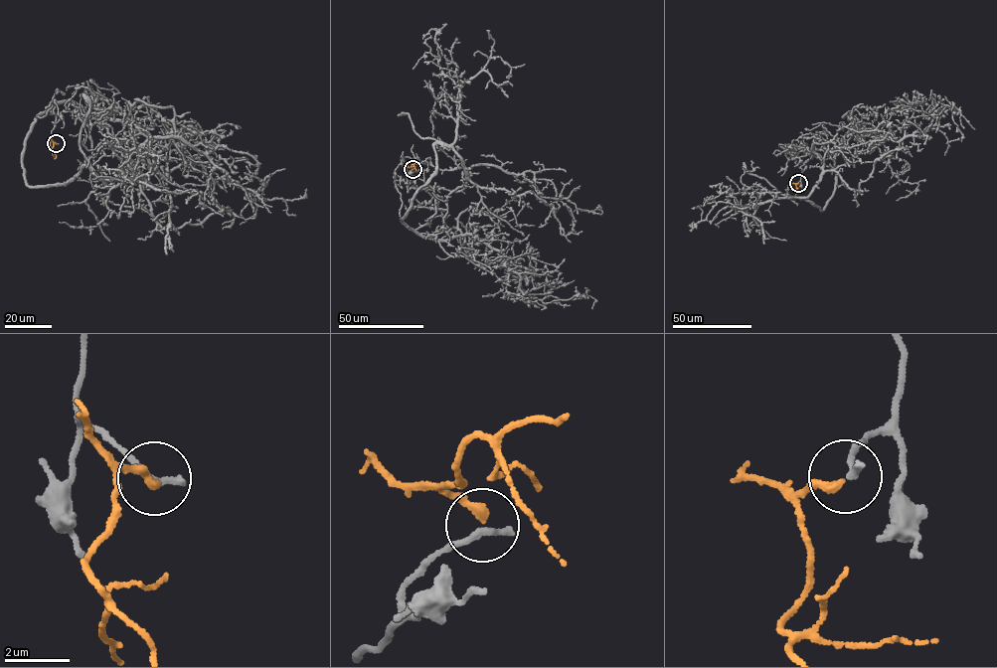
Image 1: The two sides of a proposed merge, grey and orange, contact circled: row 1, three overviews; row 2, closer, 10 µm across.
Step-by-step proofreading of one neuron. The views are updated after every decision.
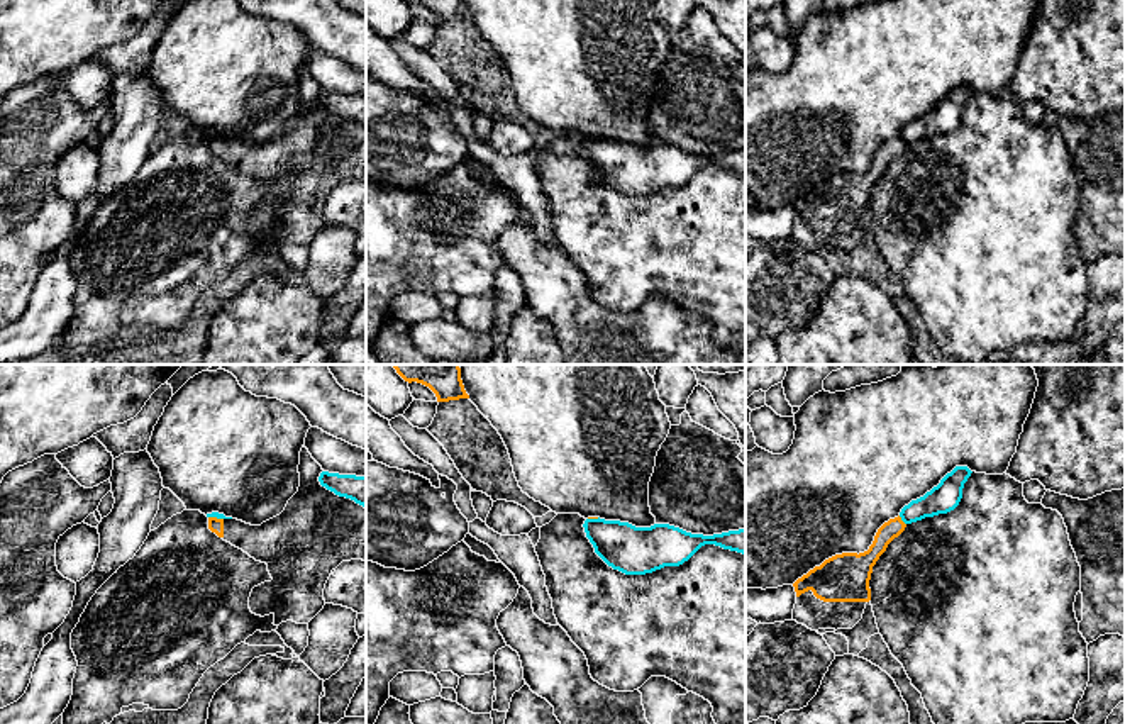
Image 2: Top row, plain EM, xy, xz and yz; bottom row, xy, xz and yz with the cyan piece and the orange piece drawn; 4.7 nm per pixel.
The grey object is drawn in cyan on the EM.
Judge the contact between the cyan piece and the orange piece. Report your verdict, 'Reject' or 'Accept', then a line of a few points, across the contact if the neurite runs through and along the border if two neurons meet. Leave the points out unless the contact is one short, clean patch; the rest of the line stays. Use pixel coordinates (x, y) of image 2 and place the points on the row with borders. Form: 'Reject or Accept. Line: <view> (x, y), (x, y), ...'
Reject. Line: yz (898, 516), (905, 524)

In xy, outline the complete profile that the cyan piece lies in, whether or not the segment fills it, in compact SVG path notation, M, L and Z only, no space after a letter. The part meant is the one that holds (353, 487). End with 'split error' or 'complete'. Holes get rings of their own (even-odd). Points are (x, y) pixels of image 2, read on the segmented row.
M322 471L319 482L335 495L351 498L366 509L366 476Z; complete

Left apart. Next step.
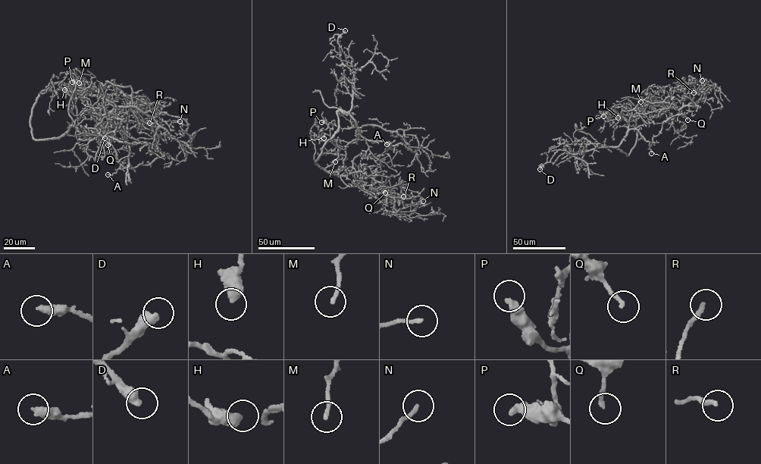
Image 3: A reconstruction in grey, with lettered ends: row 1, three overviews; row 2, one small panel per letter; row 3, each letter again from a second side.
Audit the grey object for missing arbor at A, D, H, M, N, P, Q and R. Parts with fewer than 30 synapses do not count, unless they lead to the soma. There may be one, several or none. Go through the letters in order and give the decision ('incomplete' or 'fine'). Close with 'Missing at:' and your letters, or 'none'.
A: fine
D: fine
H: fine
M: fine
N: fine
P: fine
Q: fine
R: fine
Missing at: none

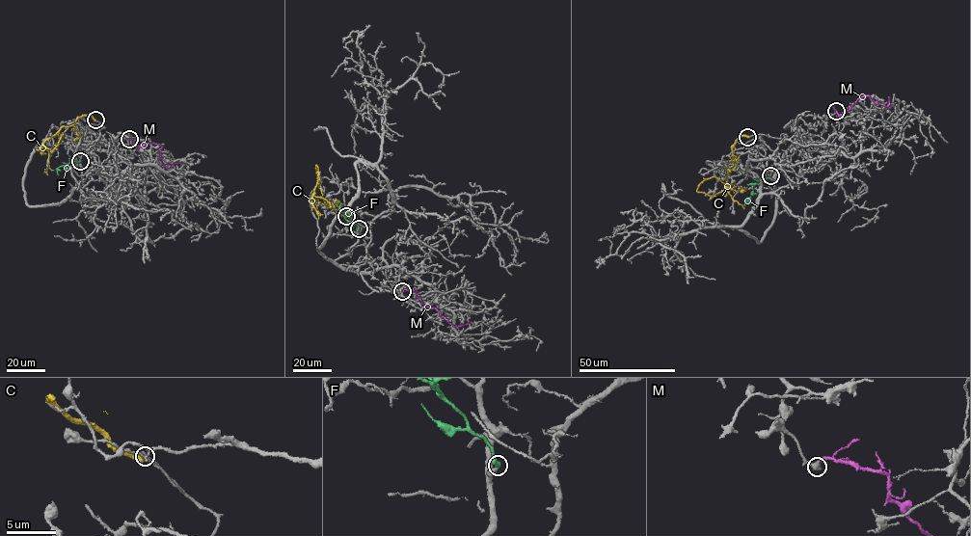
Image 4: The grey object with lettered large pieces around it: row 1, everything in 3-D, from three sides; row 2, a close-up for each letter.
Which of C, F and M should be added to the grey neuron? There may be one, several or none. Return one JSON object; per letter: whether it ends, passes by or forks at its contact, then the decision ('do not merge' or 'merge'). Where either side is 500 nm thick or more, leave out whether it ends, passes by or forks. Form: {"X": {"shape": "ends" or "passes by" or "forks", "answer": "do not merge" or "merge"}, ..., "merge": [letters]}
{"C": {"answer": "do not merge"}, "F": {"shape": "ends", "answer": "merge"}, "M": {"shape": "ends", "answer": "do not merge"}, "merge": ["F"]}

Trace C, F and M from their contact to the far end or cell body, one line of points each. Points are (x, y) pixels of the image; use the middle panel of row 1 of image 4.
C: (346, 216), (327, 203), (310, 200), (318, 180), (316, 165), (324, 200)
F: (359, 228), (346, 212), (340, 212), (342, 203)
M: (403, 291), (417, 292), (421, 302), (436, 308), (457, 328), (471, 322)

